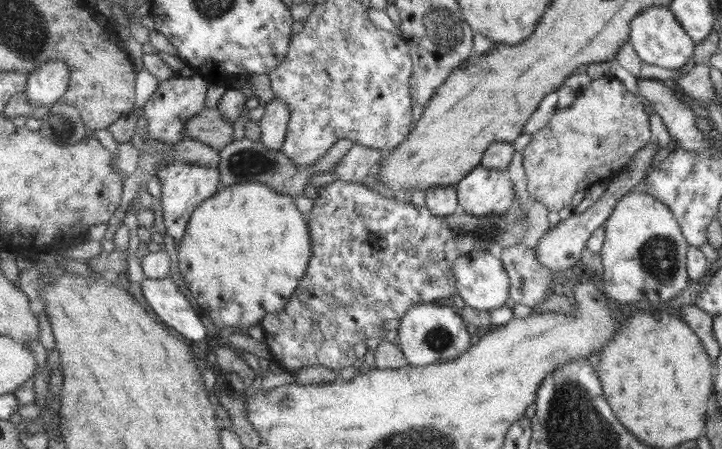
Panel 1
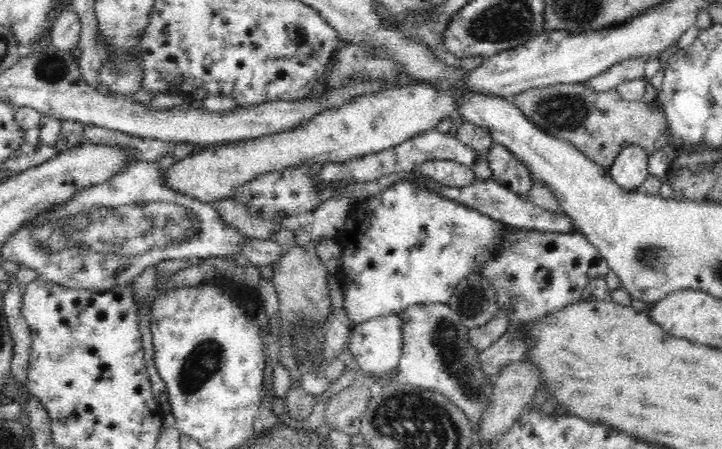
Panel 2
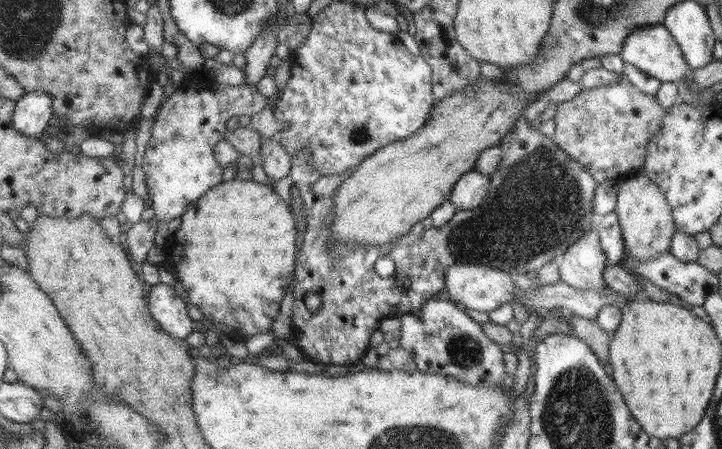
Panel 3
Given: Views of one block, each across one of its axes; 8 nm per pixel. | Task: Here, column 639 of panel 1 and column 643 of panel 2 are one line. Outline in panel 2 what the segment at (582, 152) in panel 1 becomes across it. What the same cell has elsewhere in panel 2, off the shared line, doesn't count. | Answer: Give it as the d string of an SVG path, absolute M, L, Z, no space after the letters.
M583 83L558 84L532 88L511 100L544 132L568 141L603 167L612 164L622 145L634 143L652 154L667 141L666 123L655 103L624 100L616 90L592 92Z

